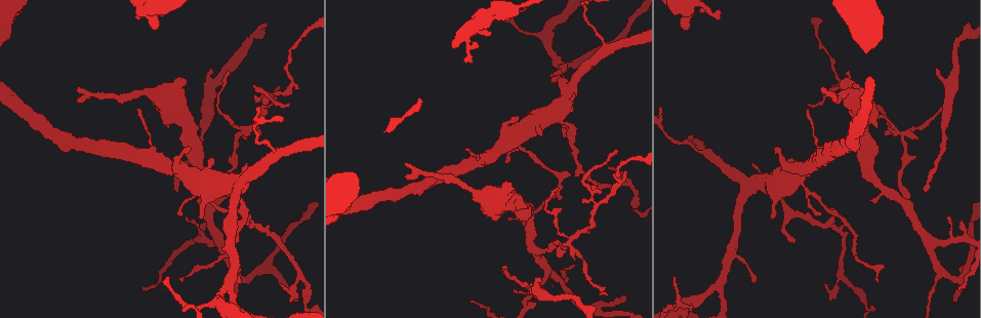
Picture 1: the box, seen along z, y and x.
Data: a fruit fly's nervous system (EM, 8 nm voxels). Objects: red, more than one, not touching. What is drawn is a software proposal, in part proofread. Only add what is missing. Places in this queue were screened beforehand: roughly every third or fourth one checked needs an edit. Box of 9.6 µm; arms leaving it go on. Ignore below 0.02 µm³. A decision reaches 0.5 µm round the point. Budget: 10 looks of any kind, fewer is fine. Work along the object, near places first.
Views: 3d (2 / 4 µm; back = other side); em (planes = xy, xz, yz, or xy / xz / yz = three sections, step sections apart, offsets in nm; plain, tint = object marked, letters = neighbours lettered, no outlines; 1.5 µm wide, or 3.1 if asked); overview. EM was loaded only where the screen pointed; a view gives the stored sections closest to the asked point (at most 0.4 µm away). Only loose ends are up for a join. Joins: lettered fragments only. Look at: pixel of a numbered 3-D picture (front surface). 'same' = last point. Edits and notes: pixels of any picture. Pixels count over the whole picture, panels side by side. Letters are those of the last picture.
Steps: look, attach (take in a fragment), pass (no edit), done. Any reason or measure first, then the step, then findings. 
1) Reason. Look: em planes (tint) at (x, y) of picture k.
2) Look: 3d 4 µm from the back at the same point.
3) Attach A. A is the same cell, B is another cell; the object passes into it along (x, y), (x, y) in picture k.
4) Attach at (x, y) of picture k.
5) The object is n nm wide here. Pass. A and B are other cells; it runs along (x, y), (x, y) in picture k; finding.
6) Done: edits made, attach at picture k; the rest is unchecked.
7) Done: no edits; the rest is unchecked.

Free end. Look: 3d 4 µm at (295, 302) of picture 1.

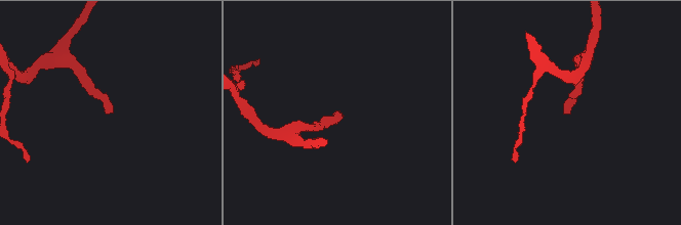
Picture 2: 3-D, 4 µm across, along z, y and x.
Need the tissue. Look: em planes (letters) at (107, 112) of picture 2.

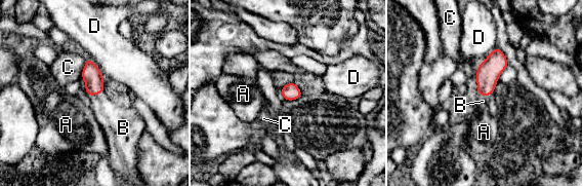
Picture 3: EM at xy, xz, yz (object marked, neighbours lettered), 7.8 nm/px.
The longest contact is with D, 220 nm. Attach B. B is the same cell, A, C and D are other cells; it goes on there.

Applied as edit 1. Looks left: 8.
Look: overview.

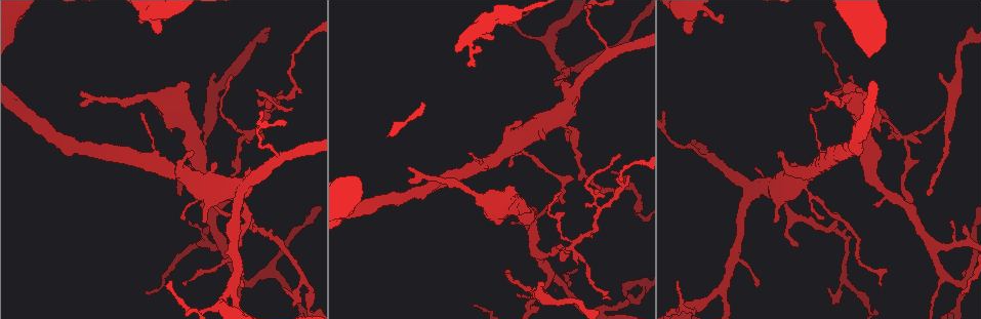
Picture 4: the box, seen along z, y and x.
Free end. Look: 3d 4 µm at (619, 153) of picture 4.

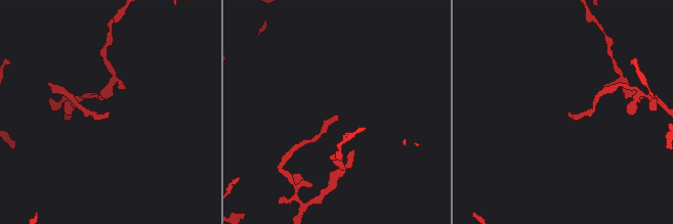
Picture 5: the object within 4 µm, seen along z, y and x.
Look: em xy step 4 (tint) at (570, 114) of picture 5.

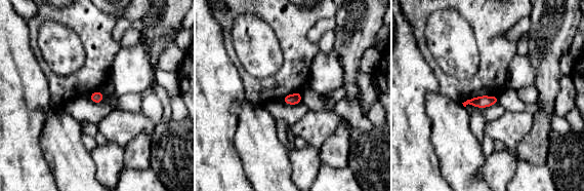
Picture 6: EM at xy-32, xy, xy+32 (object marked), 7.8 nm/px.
Look: em planes (letters) at the same point.

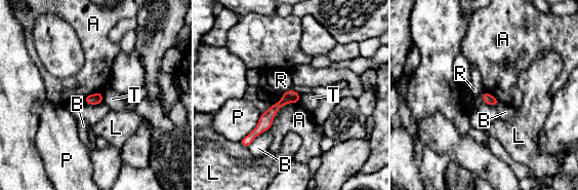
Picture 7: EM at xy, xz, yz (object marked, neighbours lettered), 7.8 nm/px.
The object is 80 nm wide here. Pass. A, B, L, P, R and T are other cells; it runs along (296, 96), (279, 104), (249, 140) in picture 7; none of them fits.

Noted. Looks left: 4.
Thin end. Look: em planes (letters) at (938, 74) of picture 4.

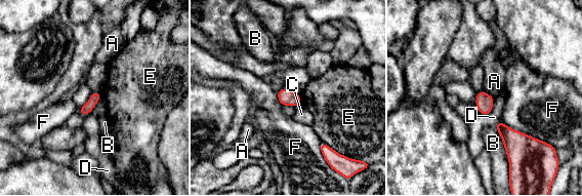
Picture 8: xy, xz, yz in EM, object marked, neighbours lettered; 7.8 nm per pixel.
Pass. A, B, C, D, E and F are other cells; a border runs along (483, 89), (493, 98) in picture 8; none of them fits.

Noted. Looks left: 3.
Done: edits made, attach at picture 3; the rest is unchecked.

